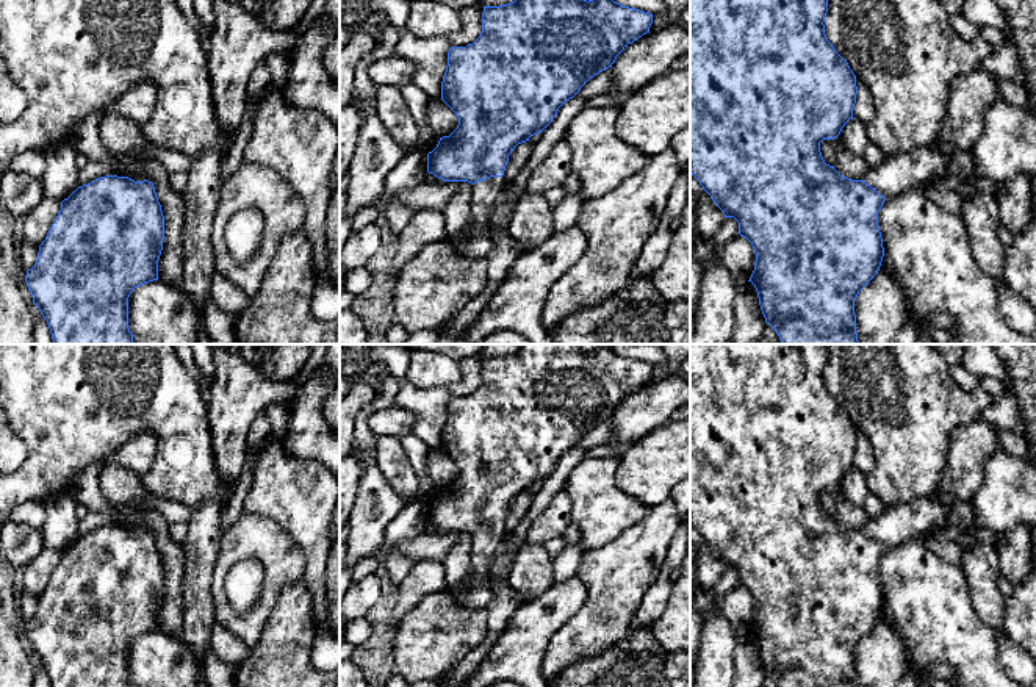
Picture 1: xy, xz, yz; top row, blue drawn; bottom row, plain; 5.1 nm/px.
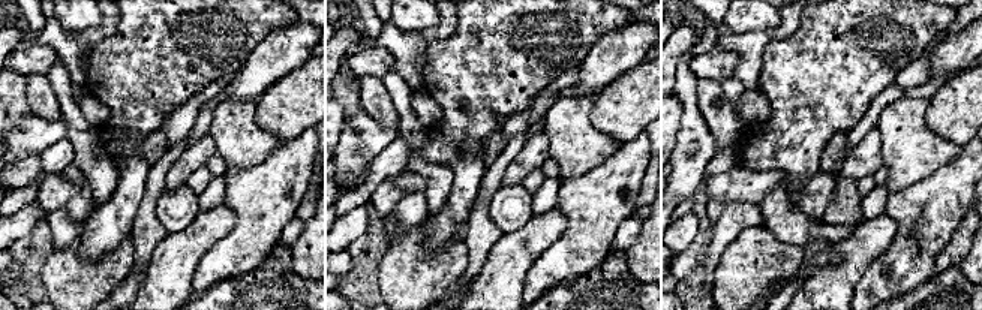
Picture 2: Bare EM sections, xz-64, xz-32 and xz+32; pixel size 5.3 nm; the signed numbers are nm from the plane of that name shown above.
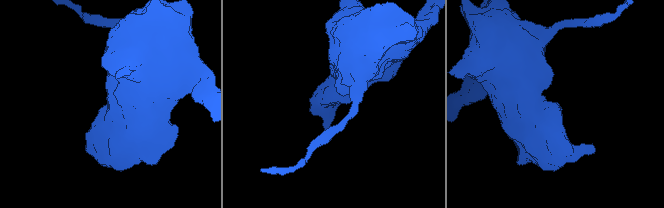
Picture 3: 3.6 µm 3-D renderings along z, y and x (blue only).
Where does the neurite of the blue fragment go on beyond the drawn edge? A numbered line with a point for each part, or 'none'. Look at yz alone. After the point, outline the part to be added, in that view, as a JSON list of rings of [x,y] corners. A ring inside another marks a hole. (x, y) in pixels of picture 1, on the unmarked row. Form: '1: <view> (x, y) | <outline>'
1: yz (899, 523) | [[[934,491],[914,502],[886,505],[880,516],[865,523],[864,532],[884,548],[925,540],[934,527],[948,523],[947,515],[956,501]]]

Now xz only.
1: xz (485, 543) | [[[490,527],[473,535],[471,574],[473,581],[490,579],[490,565],[499,543],[507,537],[504,527]]]

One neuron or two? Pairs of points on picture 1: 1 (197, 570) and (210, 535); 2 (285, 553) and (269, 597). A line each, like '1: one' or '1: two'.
1: one
2: one

